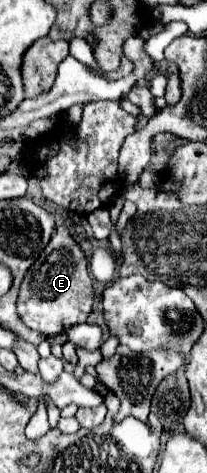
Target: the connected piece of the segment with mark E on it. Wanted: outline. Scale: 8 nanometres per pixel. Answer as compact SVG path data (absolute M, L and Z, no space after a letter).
M56 227L50 243L28 269L18 297L18 315L30 327L44 335L64 333L72 325L86 323L92 311L94 289L86 269L86 255L64 227Z

